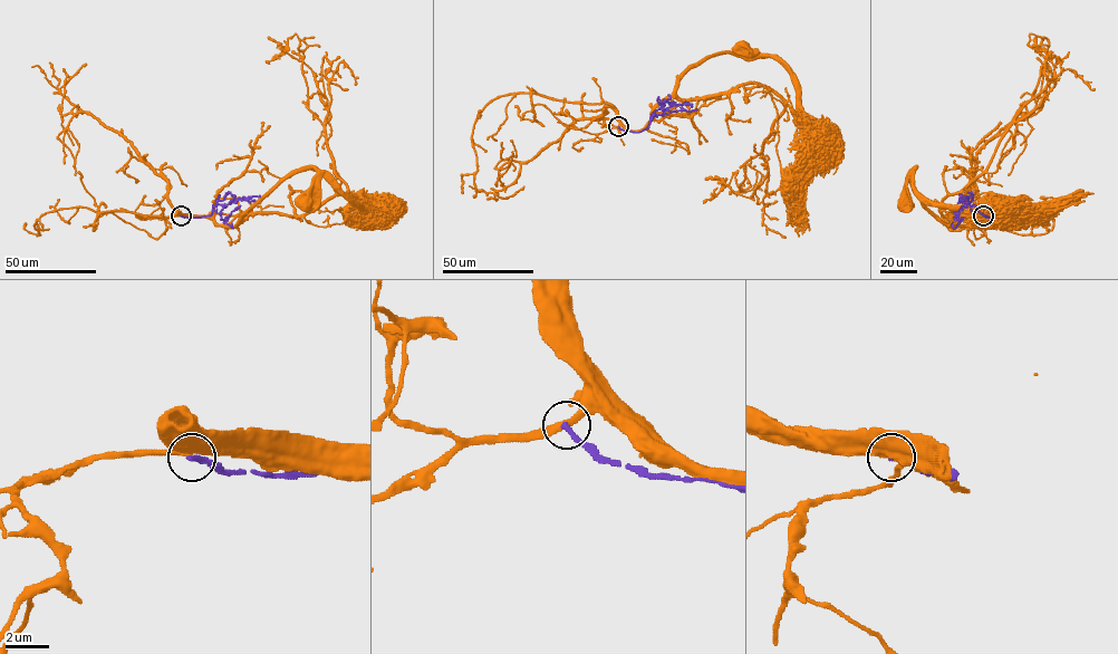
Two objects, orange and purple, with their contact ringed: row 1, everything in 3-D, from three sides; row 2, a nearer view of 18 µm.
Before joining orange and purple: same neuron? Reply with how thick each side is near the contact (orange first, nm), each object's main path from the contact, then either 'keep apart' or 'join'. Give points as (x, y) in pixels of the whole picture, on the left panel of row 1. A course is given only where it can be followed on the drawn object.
300 nm thick on the orange side, 240 nm on the other; orange runs (181, 215), (208, 217), (218, 225), (233, 227), (292, 172), (314, 167), (319, 172), (310, 202), (306, 202); purple runs (181, 215), (205, 217), (211, 214), (212, 205), (223, 204), (221, 218), (232, 228), (232, 222); keep apart

